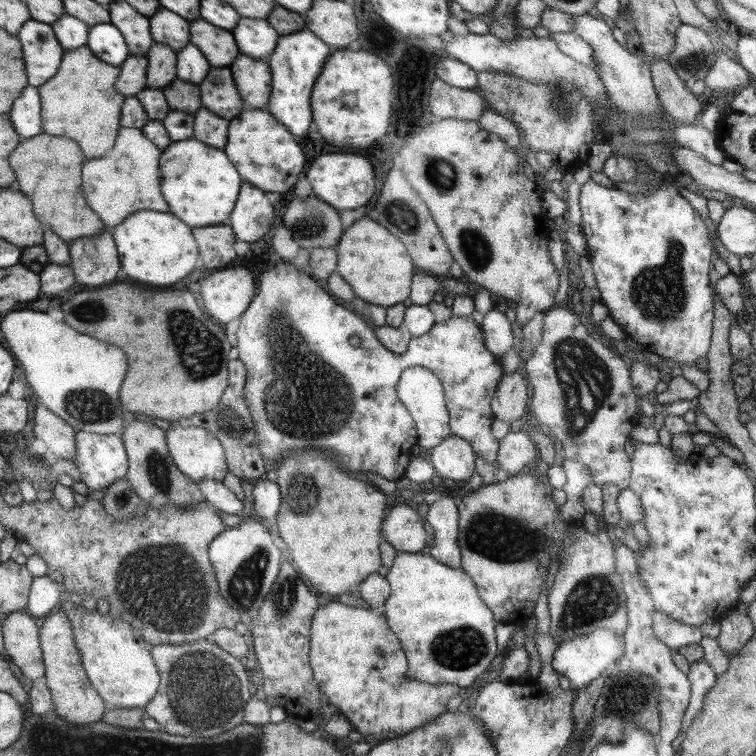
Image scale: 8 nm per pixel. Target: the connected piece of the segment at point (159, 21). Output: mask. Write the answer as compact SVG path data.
M159 8L158 12L148 19L155 43L170 46L175 52L190 43L189 23L170 10Z

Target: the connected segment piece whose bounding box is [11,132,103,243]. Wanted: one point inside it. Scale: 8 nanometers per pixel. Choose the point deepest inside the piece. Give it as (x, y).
(47, 167)

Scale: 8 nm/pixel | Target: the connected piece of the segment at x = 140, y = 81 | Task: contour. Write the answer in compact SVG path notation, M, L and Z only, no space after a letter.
M129 56L120 67L120 76L114 85L119 94L134 97L146 89L146 69L148 60L145 56Z

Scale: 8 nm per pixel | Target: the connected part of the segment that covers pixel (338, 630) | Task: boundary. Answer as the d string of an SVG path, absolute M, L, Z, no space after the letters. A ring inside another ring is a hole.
M337 602L323 604L311 619L310 663L314 677L330 706L347 718L352 730L363 734L372 745L395 739L437 719L445 712L445 704L459 688L451 683L428 683L409 680L407 662L398 637L391 632L384 616L373 616L369 608L349 608Z

